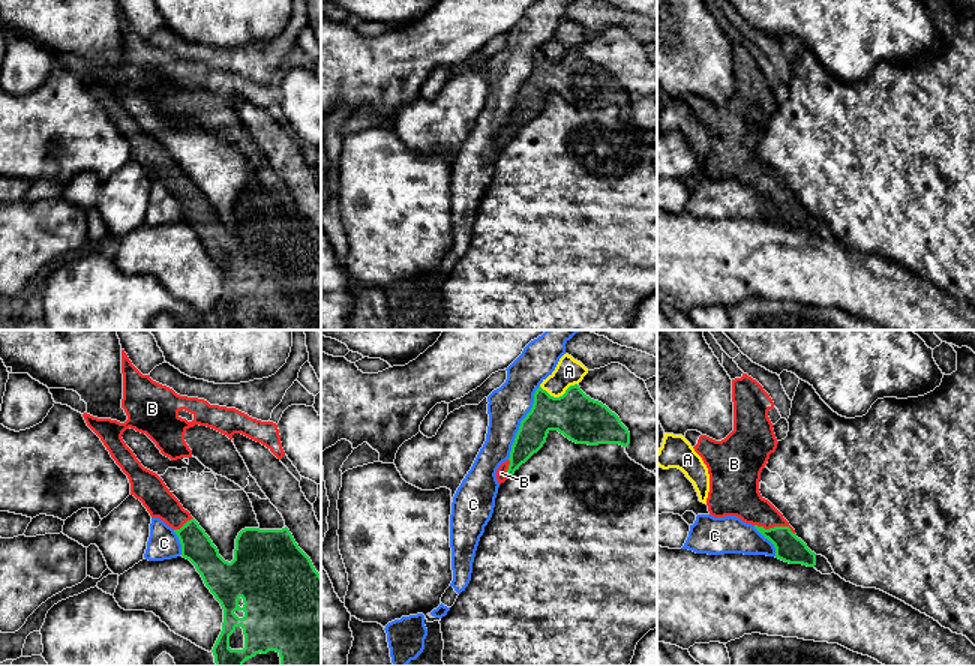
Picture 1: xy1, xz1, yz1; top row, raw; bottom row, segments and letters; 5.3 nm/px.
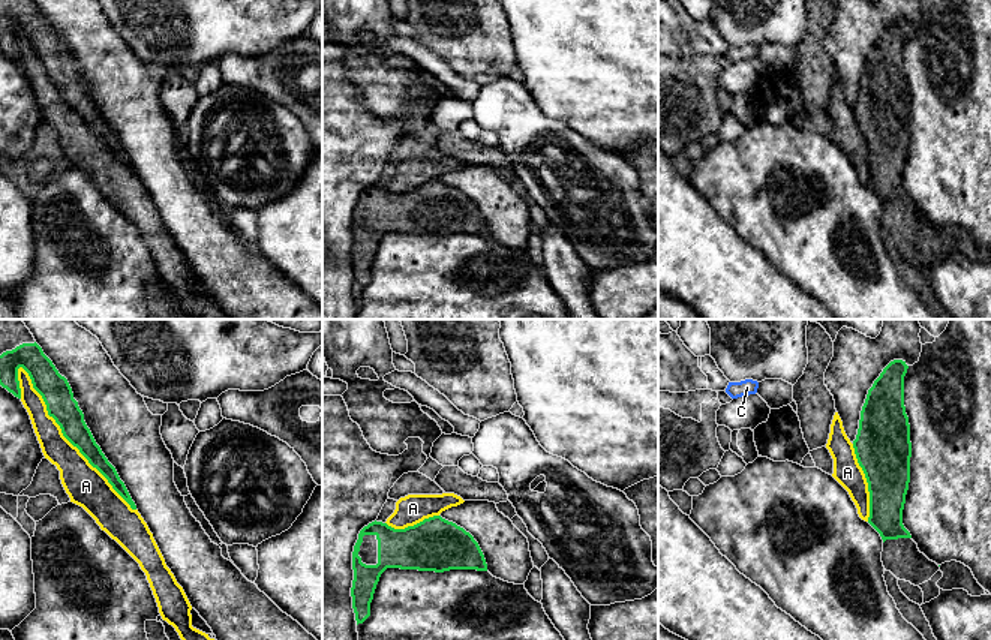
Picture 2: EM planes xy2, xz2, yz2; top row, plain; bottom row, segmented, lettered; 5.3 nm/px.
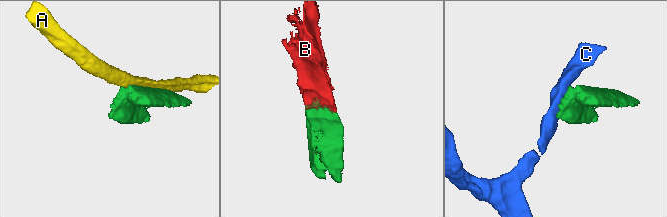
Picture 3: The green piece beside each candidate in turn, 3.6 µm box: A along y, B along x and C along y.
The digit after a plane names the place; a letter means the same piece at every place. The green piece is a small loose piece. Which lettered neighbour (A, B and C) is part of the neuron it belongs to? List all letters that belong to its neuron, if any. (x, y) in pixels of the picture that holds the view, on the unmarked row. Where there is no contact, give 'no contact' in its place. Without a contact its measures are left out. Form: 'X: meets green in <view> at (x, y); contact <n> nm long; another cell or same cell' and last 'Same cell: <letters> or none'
A: meets green in xy2 at (68, 104); contact 1000 nm long; another cell
B: meets green in yz1 at (776, 191); contact 220 nm long; same cell
C: meets green in xz1 at (521, 86); contact 420 nm long; another cell
Same cell: B

